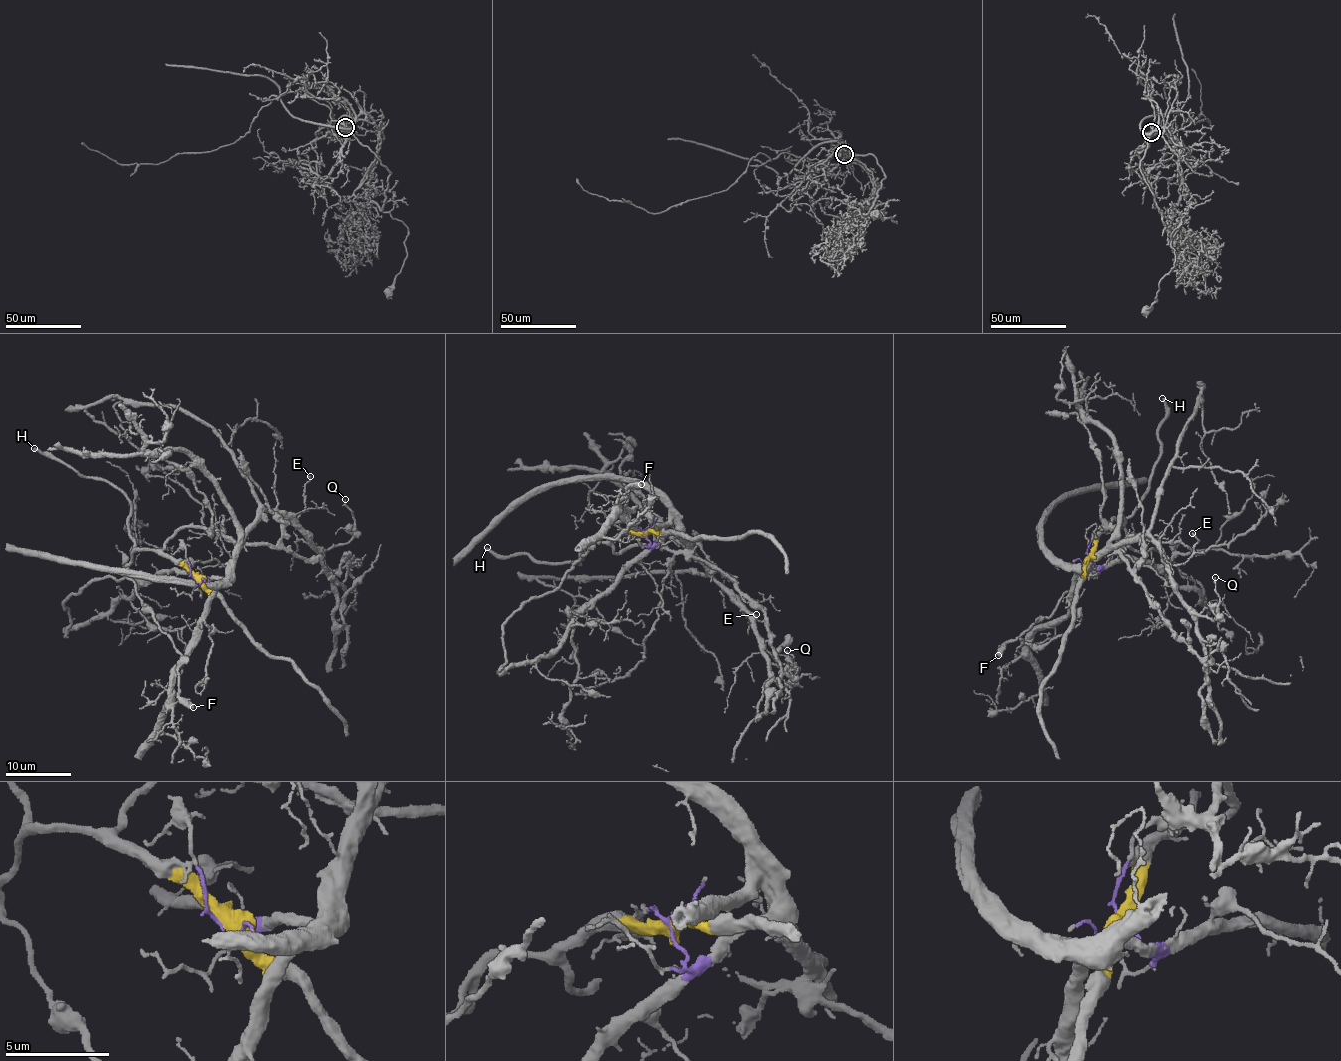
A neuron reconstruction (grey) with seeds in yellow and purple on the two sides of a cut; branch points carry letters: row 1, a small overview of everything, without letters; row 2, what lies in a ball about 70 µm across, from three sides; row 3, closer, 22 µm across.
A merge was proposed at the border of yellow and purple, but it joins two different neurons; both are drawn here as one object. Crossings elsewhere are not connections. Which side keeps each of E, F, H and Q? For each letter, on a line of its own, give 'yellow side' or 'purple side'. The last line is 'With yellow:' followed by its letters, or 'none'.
E: purple side
F: yellow side
H: yellow side
Q: purple side
With yellow: F, H

